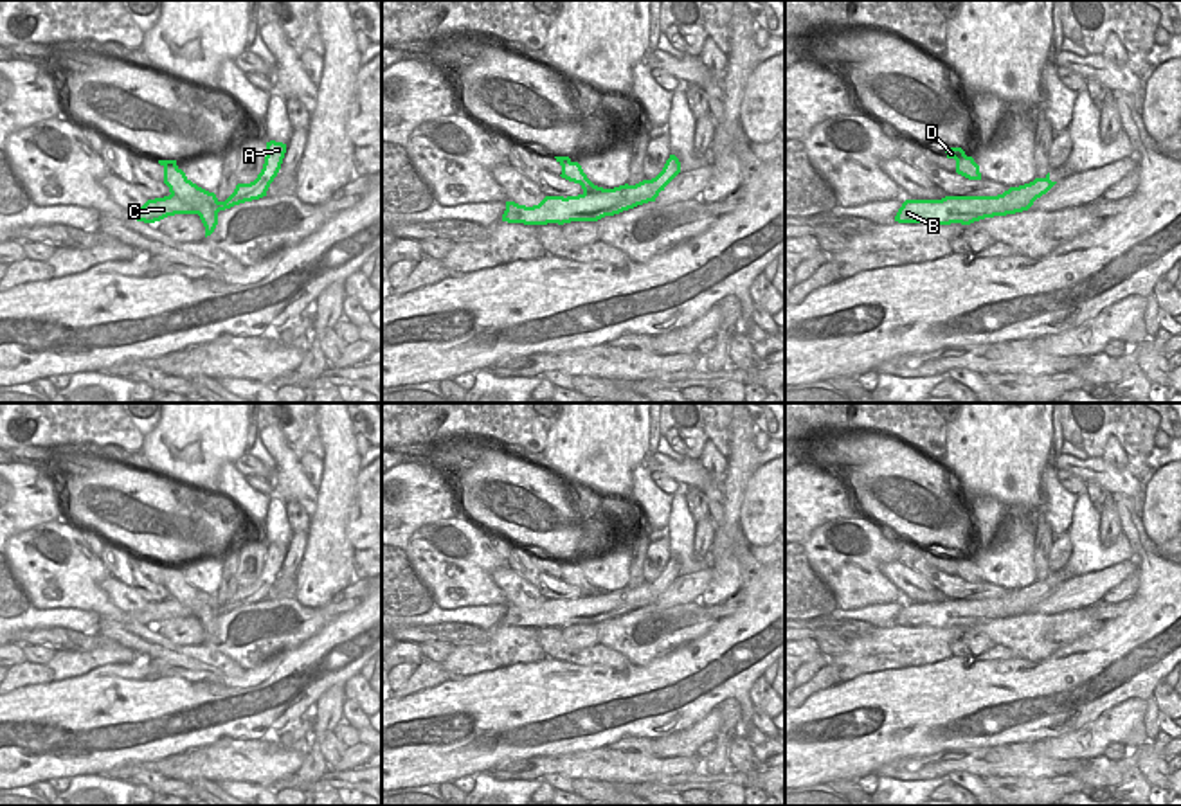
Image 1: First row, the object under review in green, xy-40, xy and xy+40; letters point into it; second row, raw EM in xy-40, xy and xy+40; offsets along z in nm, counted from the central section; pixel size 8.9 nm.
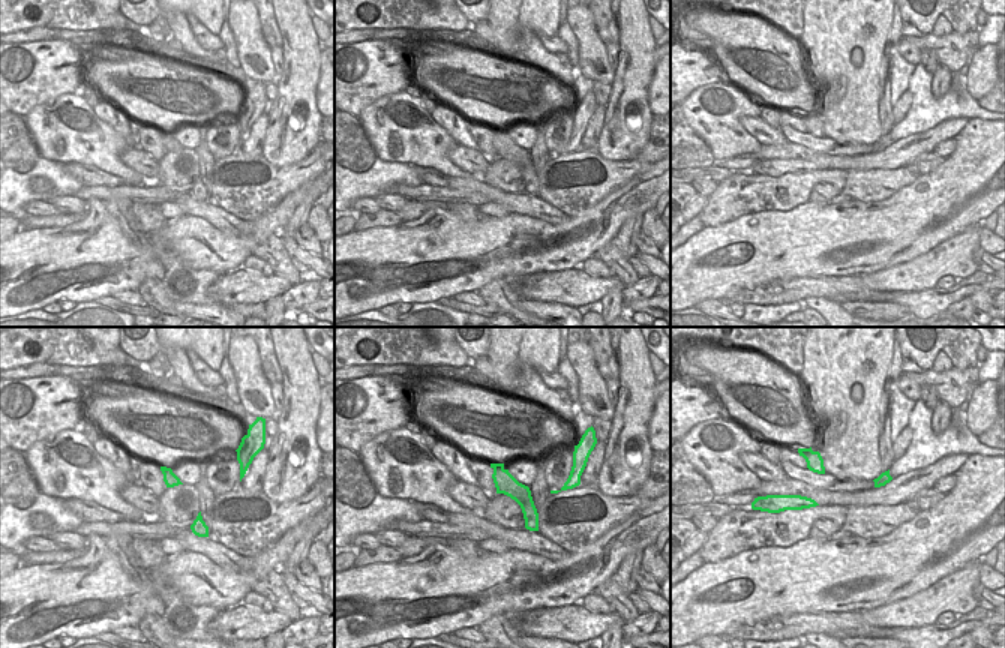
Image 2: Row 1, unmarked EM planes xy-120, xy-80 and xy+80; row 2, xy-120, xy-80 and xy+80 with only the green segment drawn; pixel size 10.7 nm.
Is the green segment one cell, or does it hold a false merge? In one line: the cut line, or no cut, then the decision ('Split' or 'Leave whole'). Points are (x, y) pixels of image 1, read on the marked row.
Split along xy (584, 193), (595, 193), (605, 214). Split.

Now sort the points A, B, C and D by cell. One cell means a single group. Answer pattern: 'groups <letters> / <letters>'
groups A B C / D

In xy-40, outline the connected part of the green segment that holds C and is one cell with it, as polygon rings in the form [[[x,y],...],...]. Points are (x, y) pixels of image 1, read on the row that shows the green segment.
[[[175,194],[148,200],[142,207],[137,207],[128,212],[130,212],[130,219],[137,219],[144,223],[155,223],[175,214],[198,214],[193,205],[185,203]]]

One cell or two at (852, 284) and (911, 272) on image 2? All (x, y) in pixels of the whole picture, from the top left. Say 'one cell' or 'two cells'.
two cells

